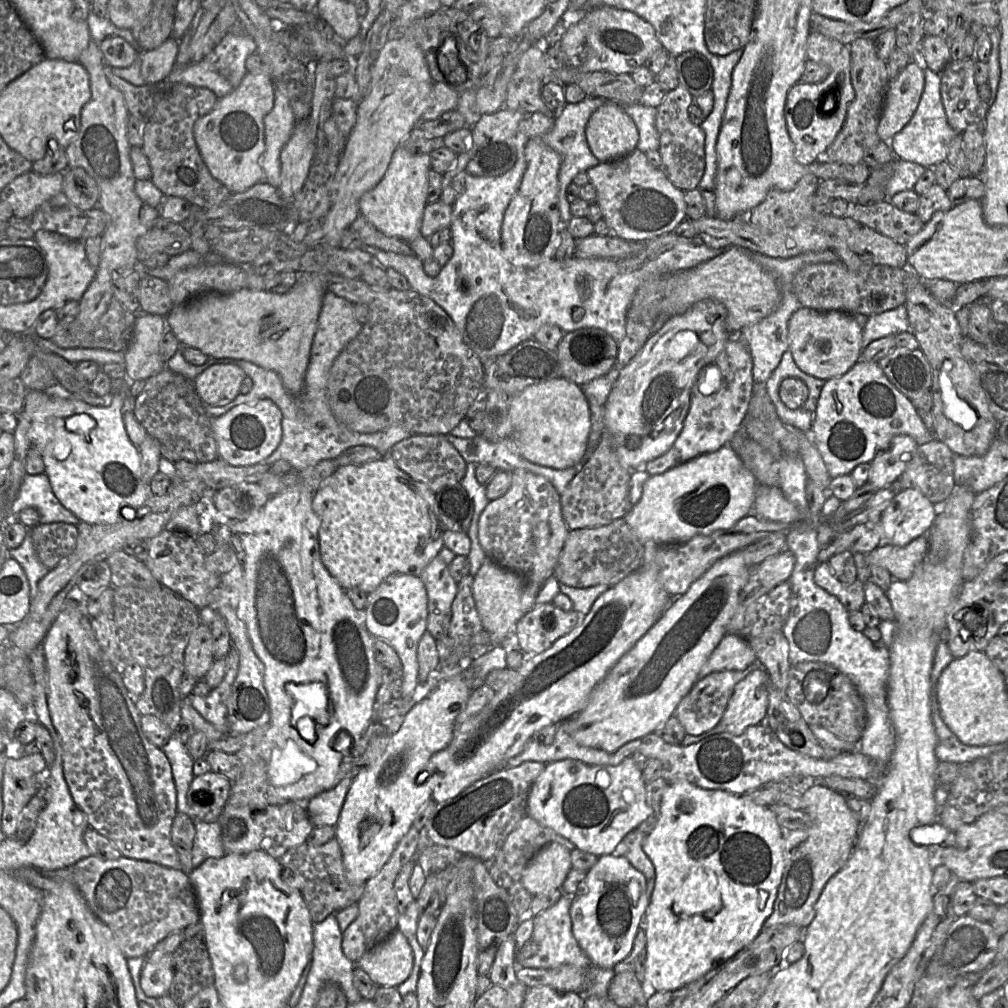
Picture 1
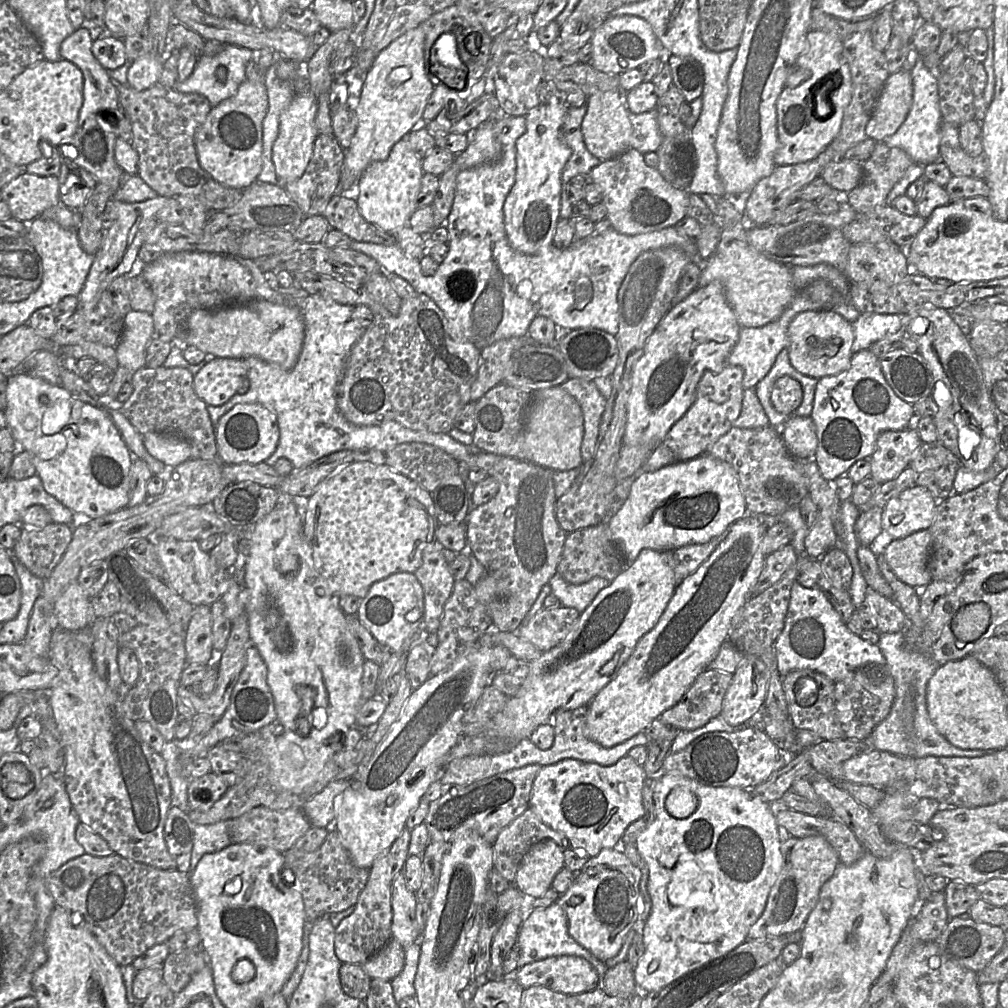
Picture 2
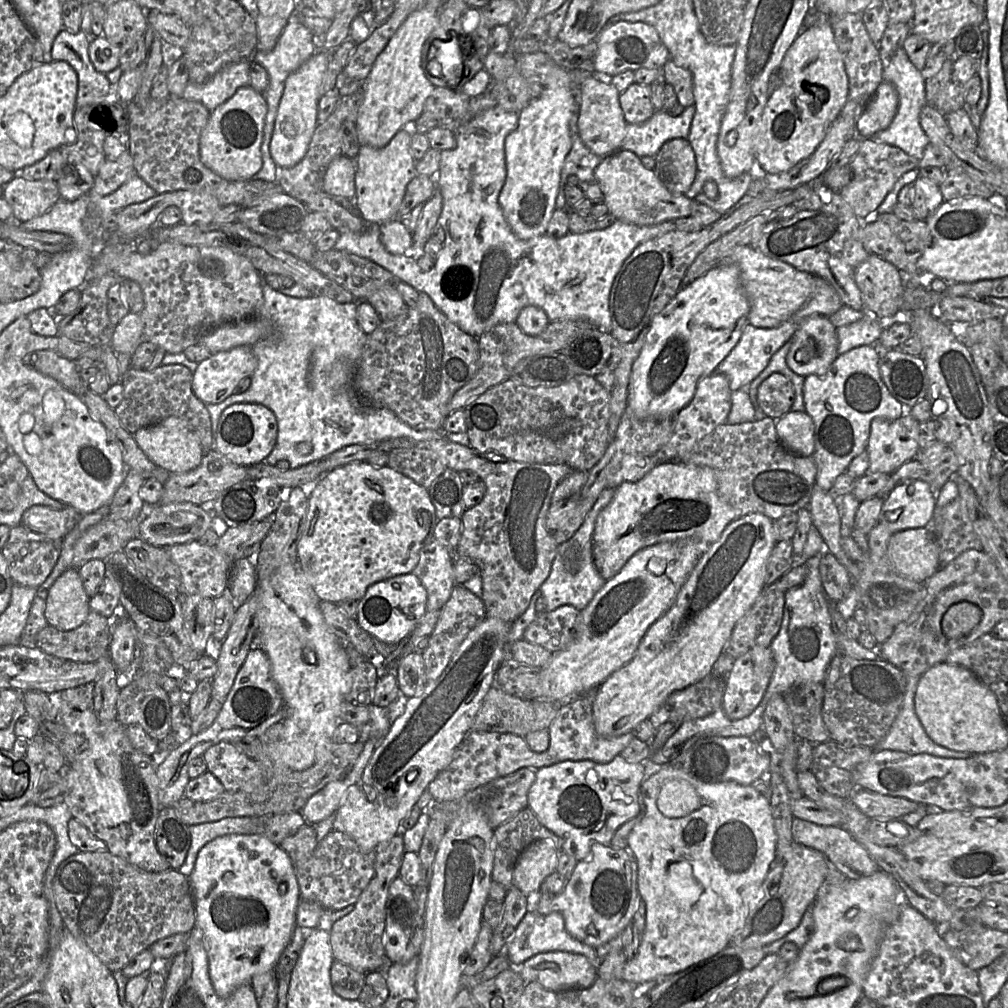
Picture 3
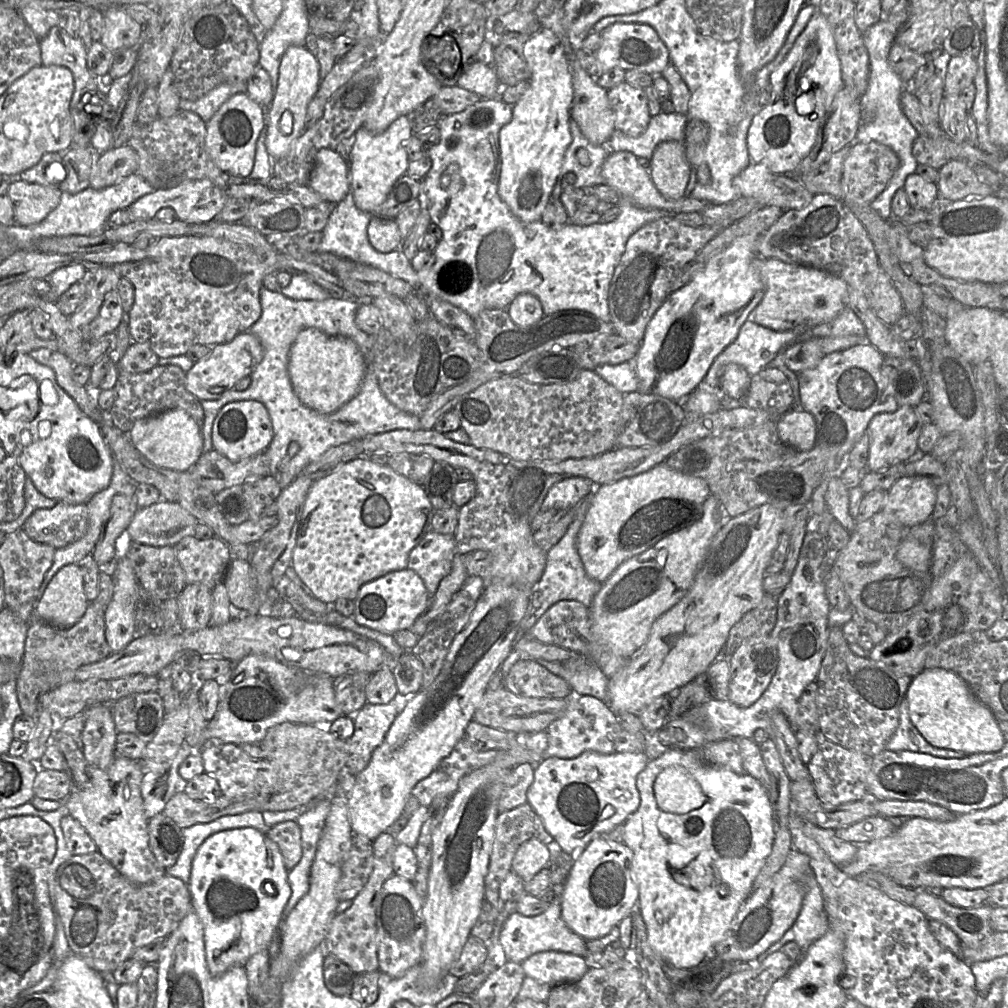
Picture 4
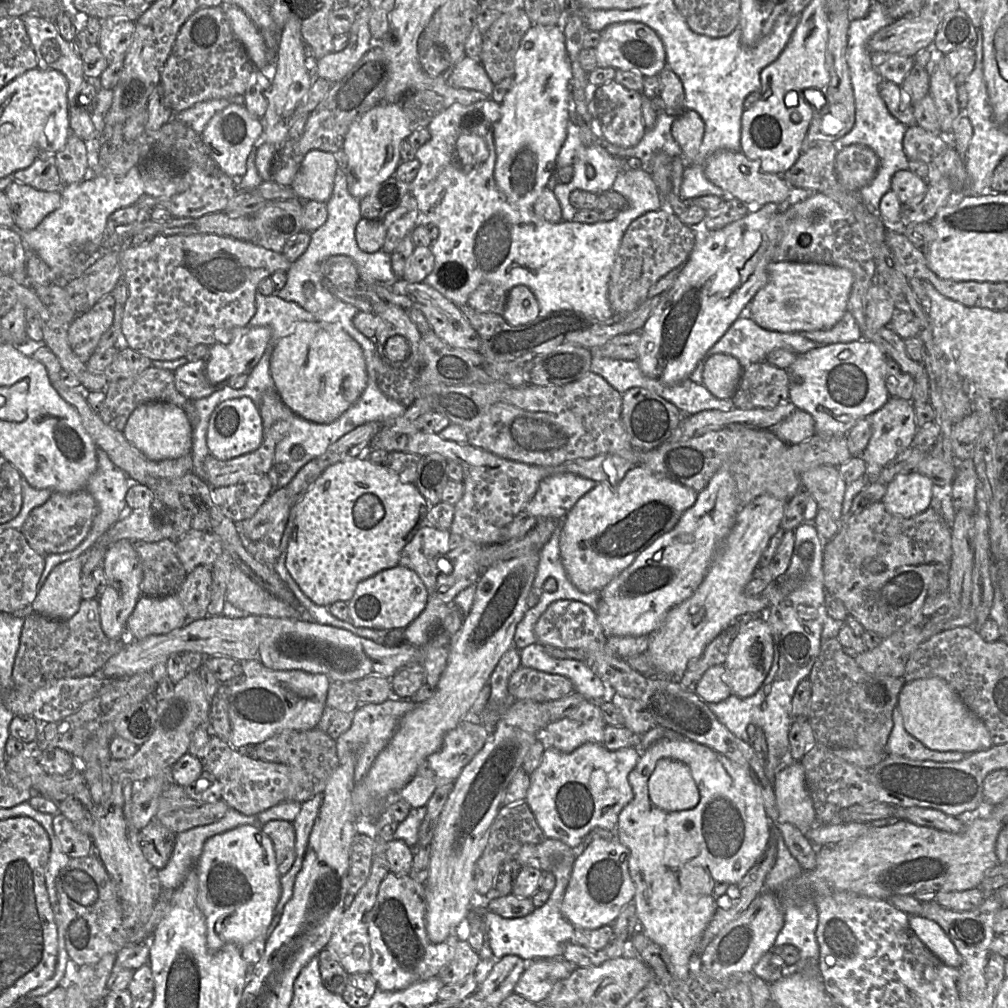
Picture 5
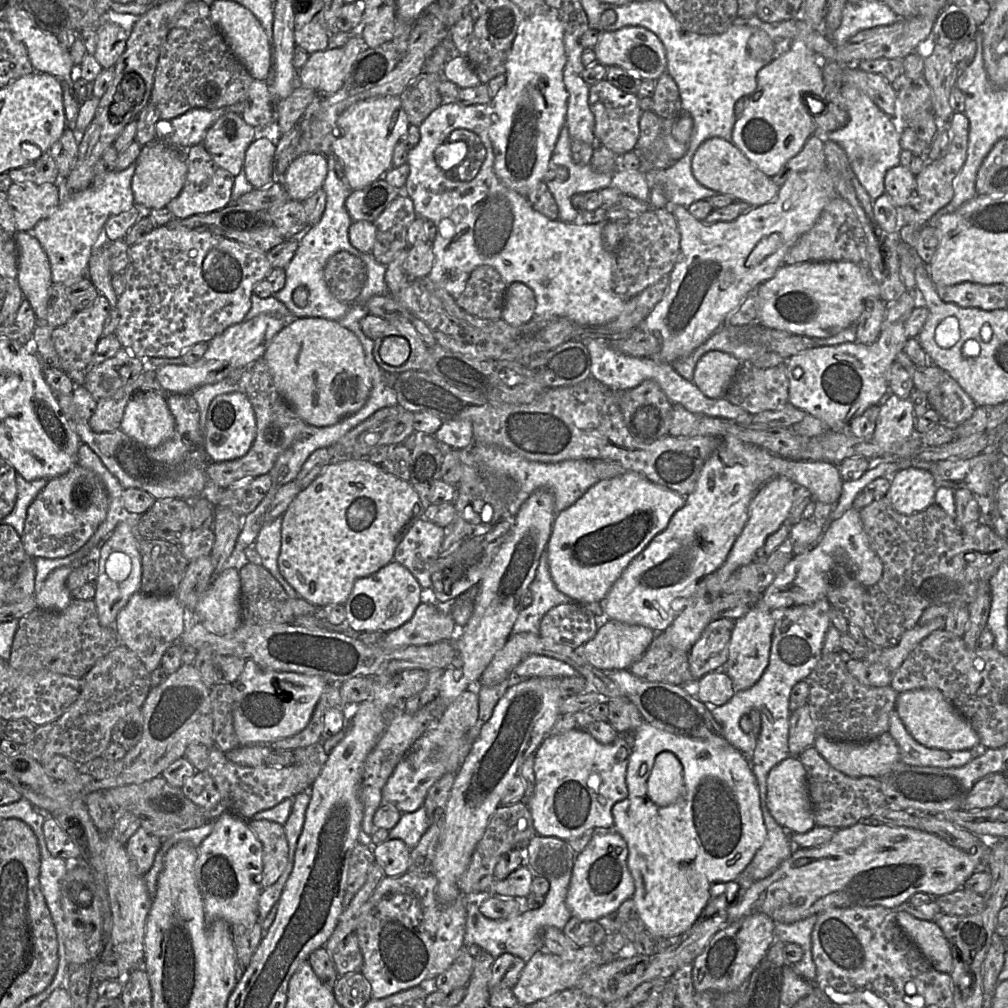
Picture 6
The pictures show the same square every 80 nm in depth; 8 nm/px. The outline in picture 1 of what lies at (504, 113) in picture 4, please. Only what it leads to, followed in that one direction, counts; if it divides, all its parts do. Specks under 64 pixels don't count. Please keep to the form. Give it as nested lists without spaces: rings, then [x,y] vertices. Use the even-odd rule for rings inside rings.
[[[527,116],[524,120],[522,120],[517,128],[516,135],[515,135],[515,147],[517,151],[517,159],[514,166],[505,174],[501,176],[495,177],[485,177],[485,176],[468,176],[464,179],[464,188],[462,193],[460,194],[459,198],[456,200],[455,204],[453,205],[453,212],[451,217],[451,223],[448,227],[452,234],[451,243],[453,245],[453,255],[448,263],[442,267],[438,276],[432,278],[428,276],[424,271],[423,261],[420,260],[415,255],[401,255],[394,252],[384,251],[372,246],[364,246],[363,248],[367,250],[373,257],[374,261],[376,261],[380,266],[383,268],[393,268],[403,276],[405,276],[411,285],[411,289],[417,291],[419,294],[427,296],[428,298],[432,299],[435,303],[437,303],[441,308],[443,308],[447,314],[453,320],[455,326],[459,330],[463,341],[467,344],[467,346],[481,359],[482,364],[483,360],[490,360],[491,358],[496,358],[498,356],[504,355],[508,351],[510,351],[515,346],[519,345],[520,343],[533,339],[535,333],[538,329],[545,325],[545,324],[552,324],[558,326],[562,331],[565,333],[572,332],[582,328],[598,328],[605,331],[609,334],[618,344],[622,341],[626,334],[626,321],[627,321],[627,312],[635,298],[638,288],[646,281],[649,281],[653,277],[657,276],[667,276],[669,274],[692,268],[698,264],[706,262],[723,252],[725,249],[712,249],[707,246],[704,241],[696,235],[693,238],[686,238],[678,236],[675,232],[668,232],[662,234],[660,236],[651,238],[646,240],[643,243],[643,250],[636,252],[634,255],[623,259],[623,260],[615,260],[609,258],[581,258],[578,256],[574,256],[570,259],[566,259],[563,261],[557,260],[553,258],[537,267],[534,268],[526,268],[521,266],[516,266],[512,264],[504,255],[502,249],[502,223],[504,219],[505,211],[517,193],[524,172],[527,167],[526,157],[525,157],[525,146],[529,140],[529,129],[531,127],[531,118]]]

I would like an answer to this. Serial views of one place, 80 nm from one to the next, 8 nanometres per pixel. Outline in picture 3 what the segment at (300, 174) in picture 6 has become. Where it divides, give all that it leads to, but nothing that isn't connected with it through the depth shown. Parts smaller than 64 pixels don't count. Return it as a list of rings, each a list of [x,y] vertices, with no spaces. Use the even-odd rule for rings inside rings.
[[[343,155],[336,157],[325,172],[322,192],[354,199],[355,161]]]

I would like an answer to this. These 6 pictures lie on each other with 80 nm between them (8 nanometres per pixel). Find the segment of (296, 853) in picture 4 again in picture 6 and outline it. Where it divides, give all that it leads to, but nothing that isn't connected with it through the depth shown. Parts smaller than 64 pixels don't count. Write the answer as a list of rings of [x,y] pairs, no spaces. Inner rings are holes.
[[[250,820],[249,826],[263,847],[263,870],[260,885],[267,888],[283,873],[288,863],[289,847],[283,825],[269,821]]]

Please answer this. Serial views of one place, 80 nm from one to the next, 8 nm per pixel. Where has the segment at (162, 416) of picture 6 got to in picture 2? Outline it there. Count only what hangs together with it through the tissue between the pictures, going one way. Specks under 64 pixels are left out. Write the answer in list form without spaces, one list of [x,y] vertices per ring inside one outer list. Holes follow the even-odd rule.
[[[147,432],[143,443],[152,457],[173,468],[192,458],[190,443],[175,434]]]

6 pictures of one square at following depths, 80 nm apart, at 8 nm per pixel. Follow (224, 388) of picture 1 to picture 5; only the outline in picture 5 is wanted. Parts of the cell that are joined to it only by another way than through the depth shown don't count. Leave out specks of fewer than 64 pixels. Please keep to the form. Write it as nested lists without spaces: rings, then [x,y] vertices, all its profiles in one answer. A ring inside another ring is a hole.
[[[246,326],[235,329],[228,344],[216,343],[209,347],[202,359],[188,362],[173,371],[176,389],[186,398],[196,401],[230,386],[234,378],[249,374],[268,348],[271,338],[272,333],[268,327]]]

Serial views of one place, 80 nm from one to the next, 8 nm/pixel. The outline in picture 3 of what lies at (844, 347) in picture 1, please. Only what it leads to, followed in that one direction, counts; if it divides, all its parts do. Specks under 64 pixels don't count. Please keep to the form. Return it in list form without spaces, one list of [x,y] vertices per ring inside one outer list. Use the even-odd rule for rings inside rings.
[[[810,316],[792,336],[786,363],[803,377],[823,375],[839,355],[838,344],[837,328],[828,316]]]

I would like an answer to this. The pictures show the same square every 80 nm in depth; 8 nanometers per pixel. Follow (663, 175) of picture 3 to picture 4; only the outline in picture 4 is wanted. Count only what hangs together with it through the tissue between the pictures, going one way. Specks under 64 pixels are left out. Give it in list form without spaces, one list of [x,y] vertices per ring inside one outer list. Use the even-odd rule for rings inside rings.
[[[669,140],[658,144],[650,162],[651,180],[662,195],[673,200],[686,196],[691,166],[684,143]]]

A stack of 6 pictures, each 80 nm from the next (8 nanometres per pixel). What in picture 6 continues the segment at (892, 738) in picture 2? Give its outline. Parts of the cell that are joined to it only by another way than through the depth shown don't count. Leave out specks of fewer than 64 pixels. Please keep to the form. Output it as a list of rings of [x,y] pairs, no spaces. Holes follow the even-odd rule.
[[[895,710],[890,713],[889,733],[899,748],[900,761],[911,766],[962,767],[976,758],[982,749],[981,746],[958,751],[928,748],[912,737]]]

